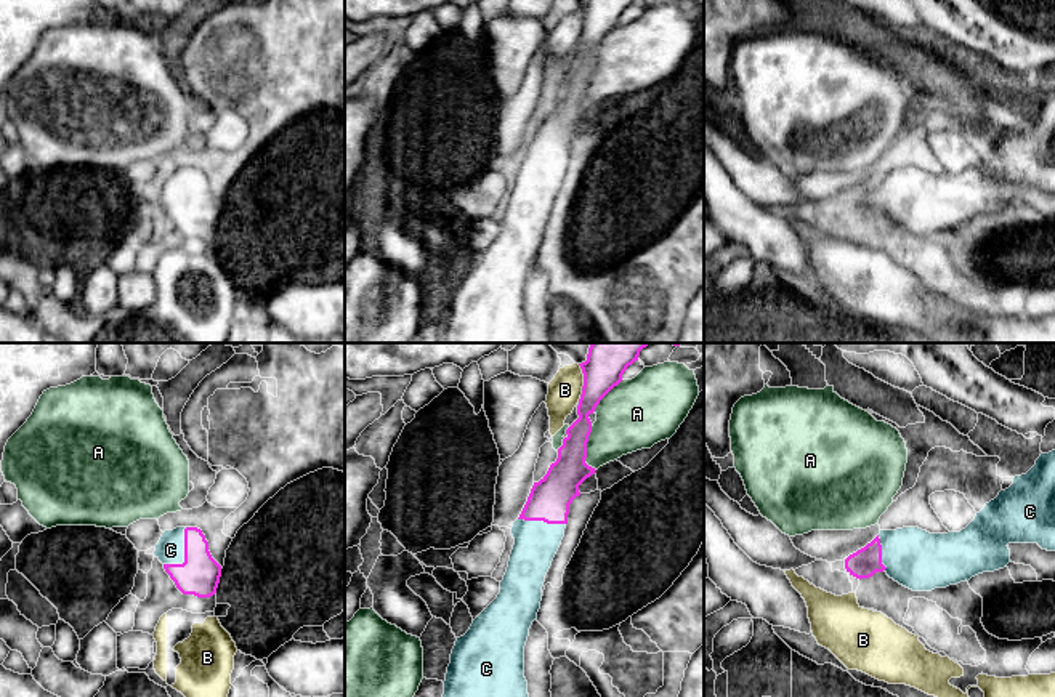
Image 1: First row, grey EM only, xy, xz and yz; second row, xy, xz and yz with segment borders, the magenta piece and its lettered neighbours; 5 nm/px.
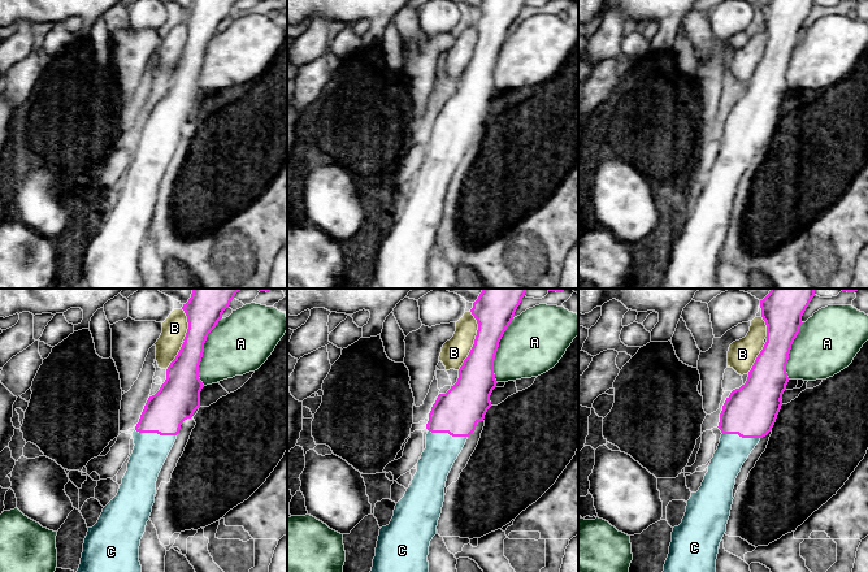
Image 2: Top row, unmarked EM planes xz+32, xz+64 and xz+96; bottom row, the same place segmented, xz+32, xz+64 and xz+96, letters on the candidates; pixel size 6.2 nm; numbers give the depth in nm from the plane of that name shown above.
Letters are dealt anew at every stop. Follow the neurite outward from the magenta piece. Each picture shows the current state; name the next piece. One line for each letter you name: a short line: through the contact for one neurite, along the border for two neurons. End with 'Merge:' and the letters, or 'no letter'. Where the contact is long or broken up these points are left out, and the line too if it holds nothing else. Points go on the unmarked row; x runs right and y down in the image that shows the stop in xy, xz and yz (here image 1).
C: line xy (199, 215), (185, 196), (170, 191)
Merge: C

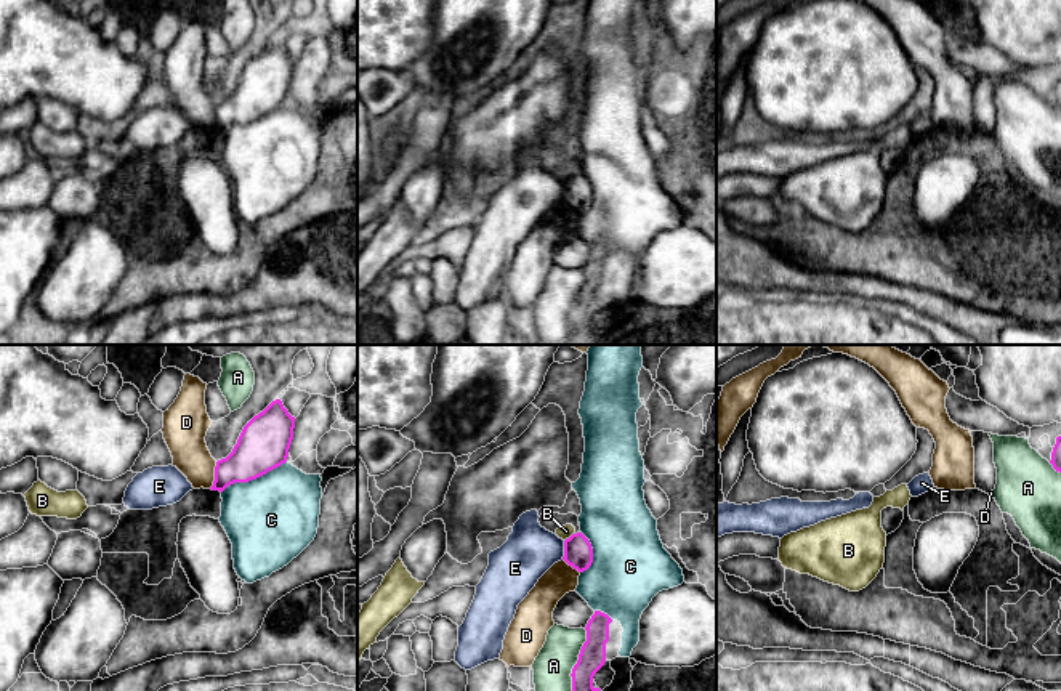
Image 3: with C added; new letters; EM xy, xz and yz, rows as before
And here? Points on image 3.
Merge: no letter

